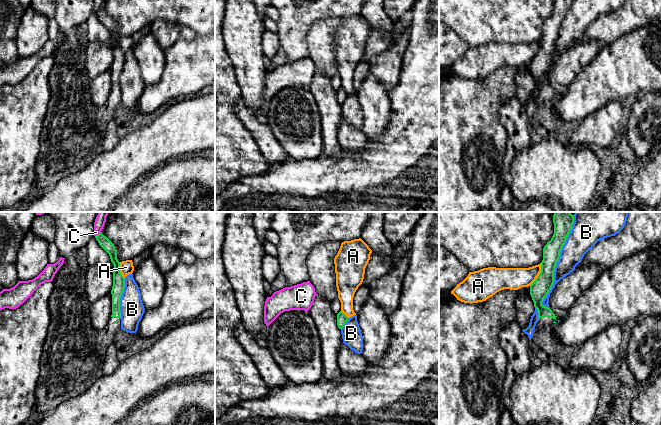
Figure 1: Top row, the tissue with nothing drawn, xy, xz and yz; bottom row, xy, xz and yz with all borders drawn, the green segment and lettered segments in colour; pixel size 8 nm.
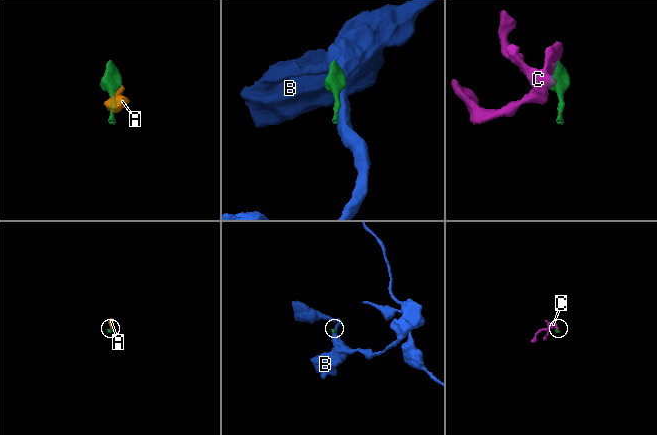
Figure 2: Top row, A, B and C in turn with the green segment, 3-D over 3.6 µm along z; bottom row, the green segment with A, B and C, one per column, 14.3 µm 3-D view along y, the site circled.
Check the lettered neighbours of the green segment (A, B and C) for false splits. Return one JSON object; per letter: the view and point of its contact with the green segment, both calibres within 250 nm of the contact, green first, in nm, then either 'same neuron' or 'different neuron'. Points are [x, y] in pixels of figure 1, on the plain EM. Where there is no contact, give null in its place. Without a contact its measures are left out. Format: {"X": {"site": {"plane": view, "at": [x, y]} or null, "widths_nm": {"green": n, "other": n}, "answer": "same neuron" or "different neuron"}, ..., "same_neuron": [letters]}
{"A": {"site": {"plane": "yz", "at": [539, 50]}, "widths_nm": {"green": 150, "other": 180}, "answer": "different neuron"}, "B": {"site": {"plane": "yz", "at": [555, 42]}, "widths_nm": {"green": 150, "other": 190}, "answer": "different neuron"}, "C": {"site": {"plane": "xy", "at": [98, 10]}, "widths_nm": {"green": 90, "other": 70}, "answer": "different neuron"}, "same_neuron": []}

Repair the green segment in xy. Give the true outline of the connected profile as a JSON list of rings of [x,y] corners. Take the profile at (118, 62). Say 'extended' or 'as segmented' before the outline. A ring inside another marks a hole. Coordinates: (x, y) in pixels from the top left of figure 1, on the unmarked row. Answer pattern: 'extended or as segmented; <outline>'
extended; [[[100,8],[95,12],[99,21],[109,30],[114,41],[112,70],[112,91],[107,101],[100,106],[92,102],[91,79],[86,71],[86,47],[73,32],[64,35],[63,41],[51,59],[54,66],[49,75],[51,97],[41,132],[41,147],[35,165],[36,181],[40,190],[47,190],[64,177],[89,165],[103,152],[107,123],[113,119],[121,105],[120,75],[125,63],[125,54],[120,48],[120,38],[114,20]]]

